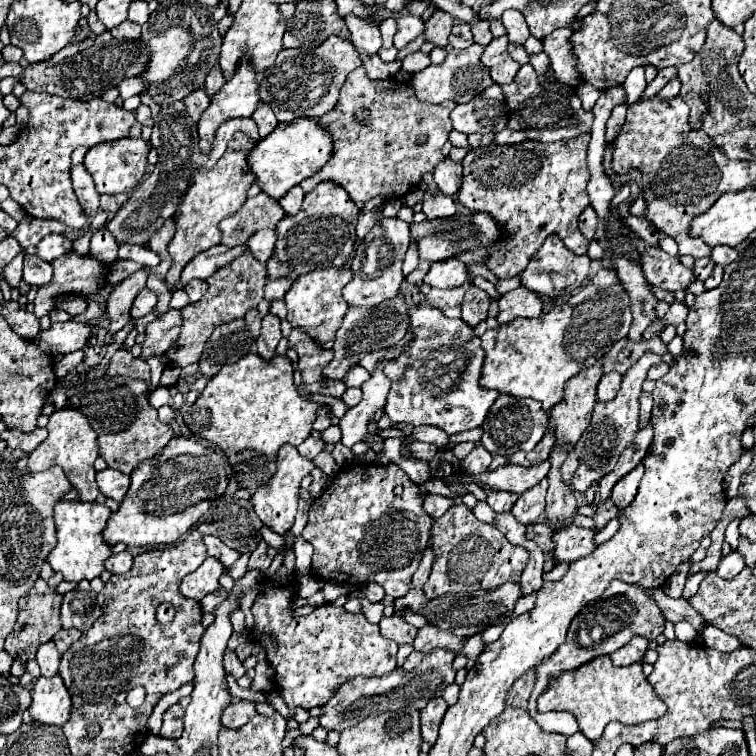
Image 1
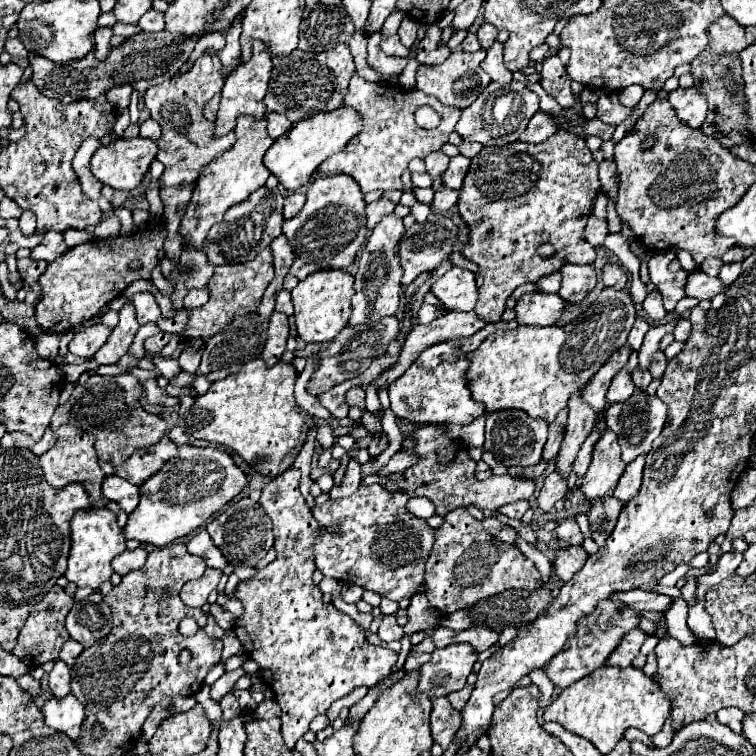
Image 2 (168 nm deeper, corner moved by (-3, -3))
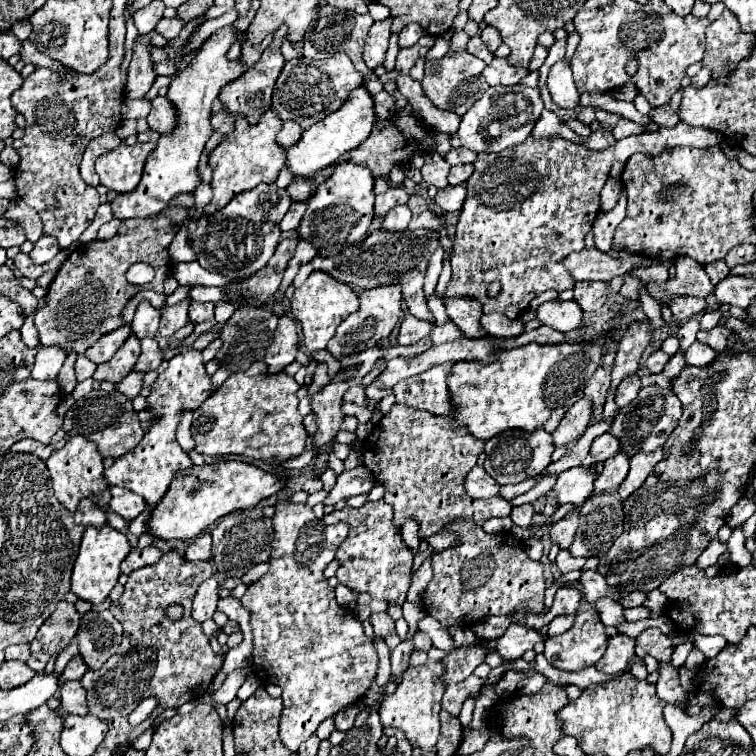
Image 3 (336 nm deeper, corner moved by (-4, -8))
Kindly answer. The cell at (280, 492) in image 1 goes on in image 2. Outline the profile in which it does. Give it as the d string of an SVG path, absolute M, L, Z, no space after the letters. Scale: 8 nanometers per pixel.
M290 467L262 489L260 505L274 523L278 555L252 579L240 581L234 591L244 605L244 615L236 621L234 633L250 659L258 663L258 675L270 685L282 707L282 737L290 749L308 731L316 715L326 713L336 699L360 685L378 685L396 663L392 649L370 645L362 627L350 615L322 601L322 591L312 583L316 569L312 545L322 527L318 527L298 487L300 471Z

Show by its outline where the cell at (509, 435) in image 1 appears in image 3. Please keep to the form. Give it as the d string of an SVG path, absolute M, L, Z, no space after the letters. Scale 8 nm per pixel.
M537 428L535 432L521 432L521 430L509 430L493 436L493 440L485 442L485 454L487 460L483 464L485 472L493 476L499 484L517 484L525 478L537 476L545 470L545 466L551 462L551 452L555 450L551 434L543 428Z

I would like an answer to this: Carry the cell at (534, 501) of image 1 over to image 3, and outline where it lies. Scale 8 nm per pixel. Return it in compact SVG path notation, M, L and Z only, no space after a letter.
M571 468L557 476L553 492L559 504L581 504L593 492L595 470L593 468Z

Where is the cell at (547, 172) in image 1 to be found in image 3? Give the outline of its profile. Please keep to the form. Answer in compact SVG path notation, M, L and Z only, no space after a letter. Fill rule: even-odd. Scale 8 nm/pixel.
M685 122L675 124L673 128L657 128L653 132L643 132L637 136L627 136L617 140L615 146L607 150L587 150L581 144L563 140L559 136L547 136L535 140L529 136L523 144L513 148L505 148L505 152L477 156L473 162L475 172L467 180L467 198L459 214L457 234L453 240L451 252L452 276L444 298L473 296L483 304L483 312L501 312L507 318L515 320L523 310L527 310L529 302L545 290L567 290L573 288L575 280L563 268L561 260L577 250L583 250L585 236L589 234L597 214L599 214L599 192L609 176L609 170L615 160L627 160L629 156L643 152L647 156L657 156L665 148L675 146L695 146L707 148L719 144L719 132L687 126ZM491 282L501 282L501 292L497 296L489 296L487 288Z

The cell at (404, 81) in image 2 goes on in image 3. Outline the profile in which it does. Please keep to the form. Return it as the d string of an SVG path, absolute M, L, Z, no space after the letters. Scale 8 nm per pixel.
M448 30L445 33L445 36L437 37L439 39L436 39L434 46L429 49L426 54L426 61L432 59L439 59L445 56L450 50L449 43L451 36L453 36L453 32L451 30Z

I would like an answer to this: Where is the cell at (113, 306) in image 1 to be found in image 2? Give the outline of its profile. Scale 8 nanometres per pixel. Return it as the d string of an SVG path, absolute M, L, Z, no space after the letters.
M126 303L122 309L120 309L120 323L116 325L116 329L112 331L108 343L96 351L94 355L94 361L98 365L112 365L112 363L118 363L122 355L128 353L132 341L134 341L134 335L136 331L140 329L140 323L136 321L136 311L132 307L132 303Z

